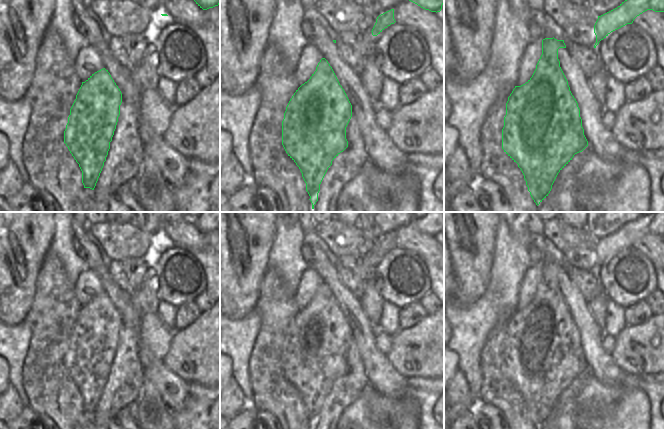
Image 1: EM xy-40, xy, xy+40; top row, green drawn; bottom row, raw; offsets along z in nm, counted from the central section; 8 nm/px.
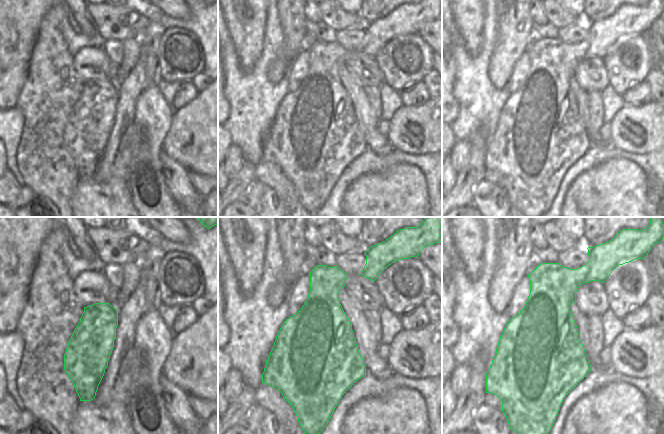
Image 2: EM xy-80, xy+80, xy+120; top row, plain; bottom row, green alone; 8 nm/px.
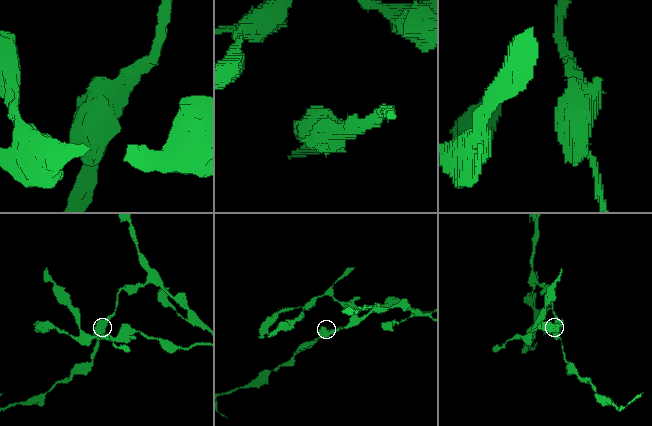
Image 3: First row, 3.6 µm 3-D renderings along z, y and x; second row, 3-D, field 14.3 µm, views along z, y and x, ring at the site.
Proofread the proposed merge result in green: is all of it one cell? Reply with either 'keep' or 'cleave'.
cleave

